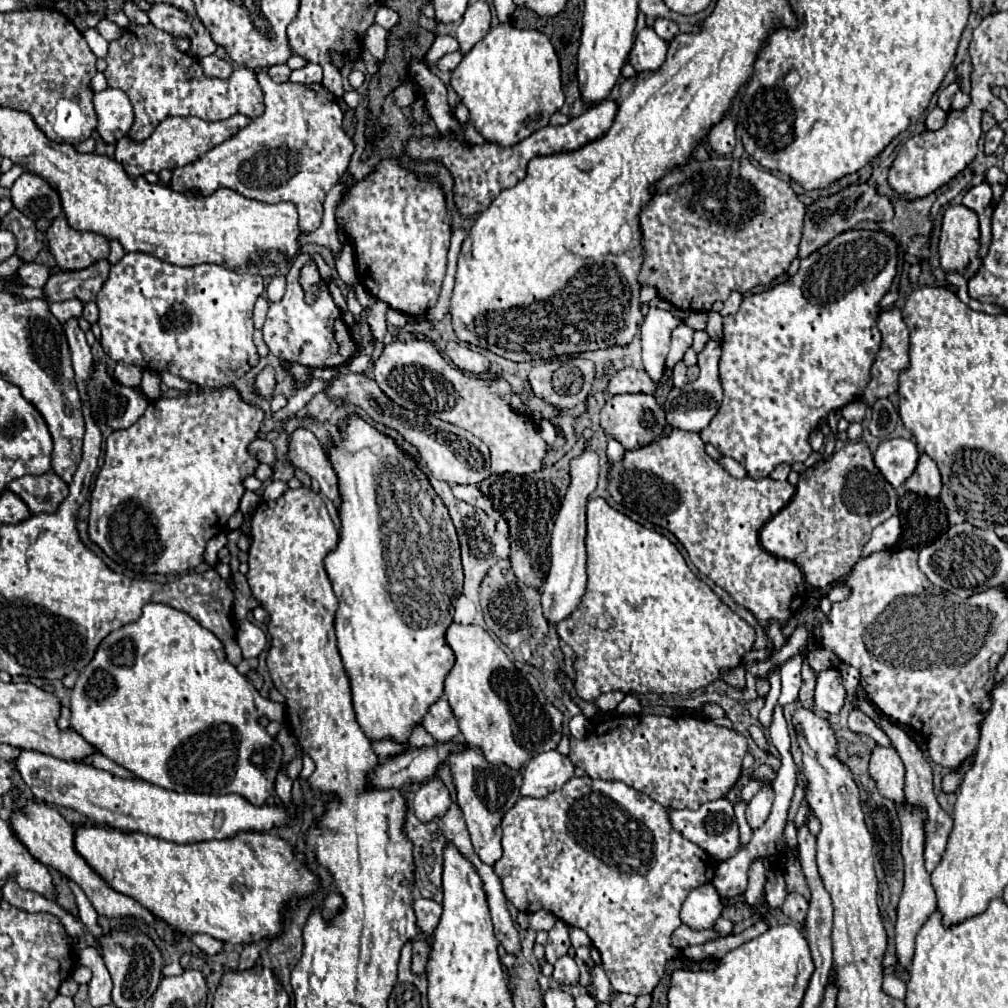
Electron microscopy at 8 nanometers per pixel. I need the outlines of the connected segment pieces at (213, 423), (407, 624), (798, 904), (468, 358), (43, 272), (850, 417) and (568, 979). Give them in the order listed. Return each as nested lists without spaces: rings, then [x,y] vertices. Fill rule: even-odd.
[[[224,388],[220,392],[188,392],[182,396],[162,396],[156,402],[150,402],[146,412],[142,414],[142,418],[132,424],[126,430],[114,430],[108,438],[106,438],[106,456],[104,456],[104,466],[100,468],[96,480],[94,480],[94,488],[92,488],[92,496],[90,496],[90,516],[88,516],[88,538],[98,544],[104,554],[108,558],[112,558],[116,564],[132,570],[132,572],[144,572],[144,574],[182,574],[188,572],[192,568],[196,568],[198,564],[202,564],[202,554],[204,554],[204,546],[210,538],[214,538],[216,534],[220,534],[226,528],[228,518],[238,510],[240,498],[244,494],[244,486],[242,486],[242,478],[248,474],[254,474],[258,460],[254,456],[248,454],[248,444],[252,440],[258,438],[260,426],[264,420],[264,412],[242,402],[240,394],[236,388]]]
[[[356,414],[348,416],[348,424],[338,430],[338,444],[330,442],[330,448],[326,452],[336,476],[338,476],[338,488],[340,488],[340,540],[336,544],[336,548],[332,552],[328,552],[328,556],[324,558],[324,568],[328,572],[328,578],[332,582],[334,594],[338,598],[338,610],[336,610],[336,618],[334,618],[334,628],[336,628],[336,638],[338,638],[338,652],[342,656],[342,664],[344,670],[350,678],[350,688],[352,688],[352,704],[354,704],[354,712],[358,716],[358,724],[362,726],[362,730],[366,732],[366,736],[370,740],[382,740],[382,738],[392,738],[396,742],[404,742],[412,728],[416,724],[420,724],[420,718],[424,718],[424,710],[428,710],[428,706],[432,702],[436,702],[436,698],[442,696],[444,690],[444,678],[448,674],[448,670],[454,666],[454,652],[452,648],[446,644],[446,630],[452,624],[452,616],[454,616],[454,586],[460,586],[464,576],[462,576],[462,562],[460,562],[460,544],[458,544],[458,536],[456,536],[456,528],[452,524],[452,518],[446,510],[446,506],[442,504],[440,496],[434,492],[434,488],[430,486],[426,474],[418,468],[416,460],[402,452],[396,444],[394,438],[382,434],[380,430],[376,430],[370,422],[362,420]]]
[[[792,892],[792,894],[786,896],[786,902],[784,902],[784,906],[782,906],[782,912],[784,912],[790,920],[794,920],[794,922],[798,922],[798,924],[804,924],[806,914],[808,914],[808,900],[802,898],[800,894]]]
[[[448,342],[446,344],[446,354],[452,358],[452,362],[470,374],[484,374],[490,368],[490,362],[480,354],[470,350],[466,344],[458,344],[458,342]]]
[[[22,264],[16,270],[16,276],[18,276],[20,284],[42,288],[44,282],[50,278],[50,270],[46,266],[40,266],[40,264]]]
[[[854,400],[842,408],[842,416],[848,422],[862,422],[864,414],[866,414],[866,402],[864,400]]]
[[[562,956],[556,964],[554,964],[554,976],[552,976],[558,984],[564,984],[564,986],[574,986],[578,984],[578,978],[580,978],[580,970],[574,962],[574,958],[570,956]]]

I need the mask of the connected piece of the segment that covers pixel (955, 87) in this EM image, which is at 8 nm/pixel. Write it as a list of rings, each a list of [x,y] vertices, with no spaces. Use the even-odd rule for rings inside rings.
[[[954,80],[952,84],[948,84],[944,90],[940,90],[940,96],[938,96],[938,104],[944,108],[944,110],[950,110],[950,100],[954,96],[954,92],[960,90],[960,80]]]

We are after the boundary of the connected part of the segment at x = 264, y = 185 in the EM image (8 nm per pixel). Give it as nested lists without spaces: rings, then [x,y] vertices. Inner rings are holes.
[[[258,72],[256,78],[264,92],[264,114],[204,158],[174,168],[170,188],[212,194],[224,186],[260,202],[292,202],[298,208],[298,228],[314,232],[322,222],[324,198],[346,172],[354,152],[352,140],[342,130],[342,110],[322,84],[276,84],[266,72]]]

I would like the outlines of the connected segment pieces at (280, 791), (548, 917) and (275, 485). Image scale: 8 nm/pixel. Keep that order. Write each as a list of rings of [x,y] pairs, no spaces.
[[[280,772],[278,780],[276,780],[276,794],[284,802],[284,806],[290,806],[290,800],[292,800],[290,792],[292,792],[292,780],[284,772]]]
[[[543,909],[529,914],[529,927],[535,931],[549,931],[556,922],[556,916]]]
[[[272,480],[272,482],[268,482],[268,486],[266,486],[266,490],[264,490],[264,500],[272,500],[272,498],[280,498],[280,494],[284,494],[284,490],[286,490],[288,486],[286,486],[286,482],[276,482],[276,480]]]

